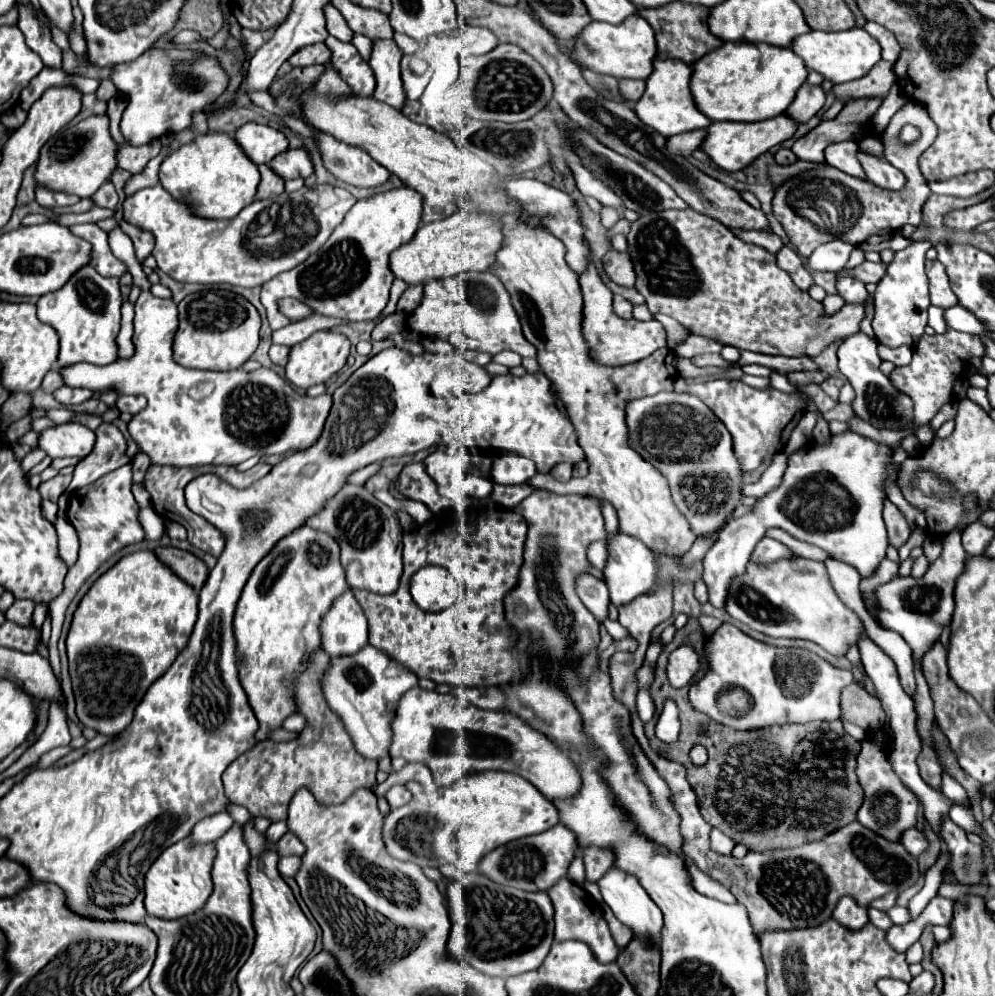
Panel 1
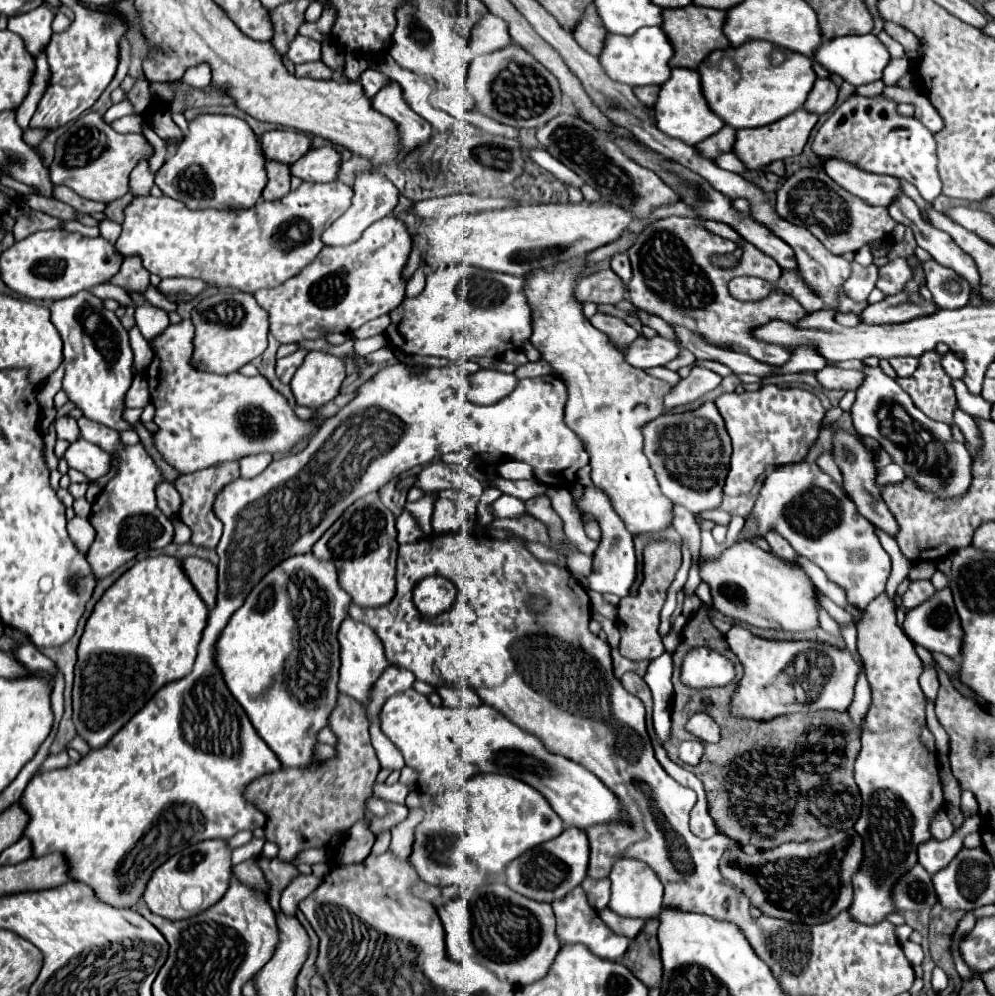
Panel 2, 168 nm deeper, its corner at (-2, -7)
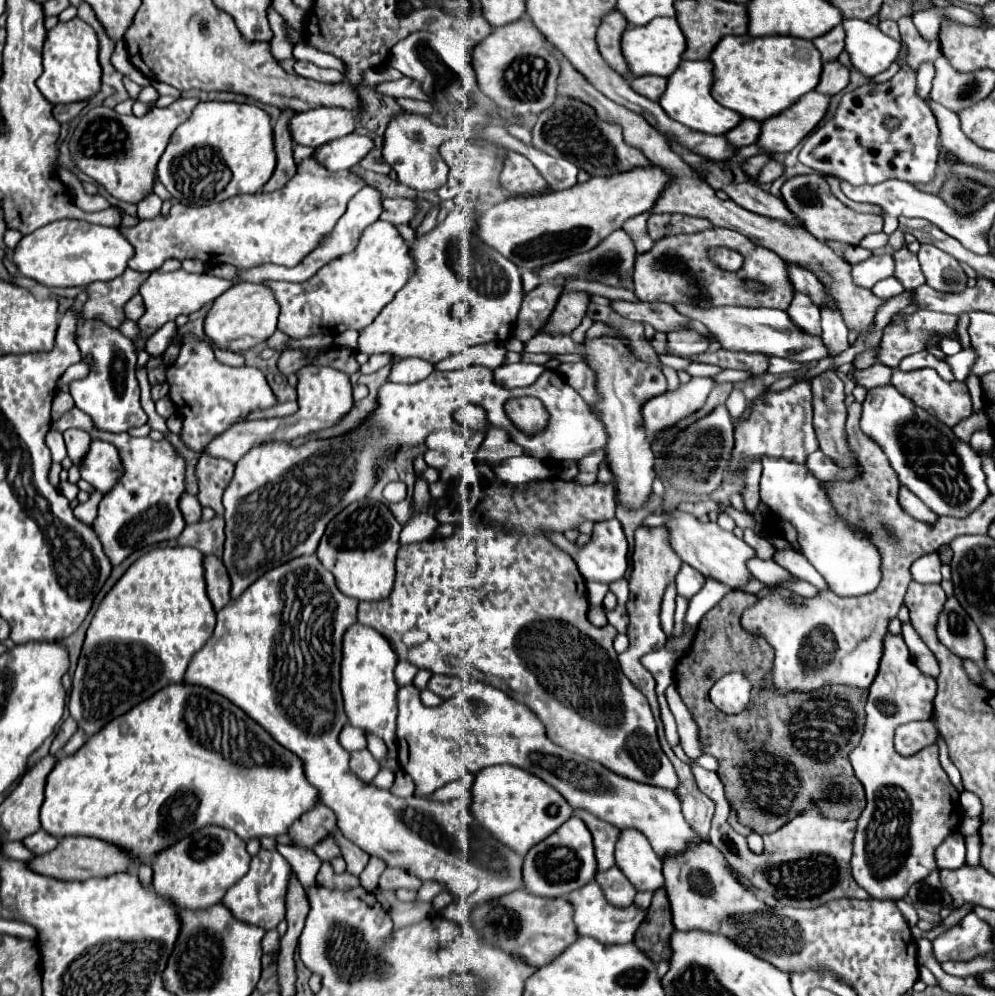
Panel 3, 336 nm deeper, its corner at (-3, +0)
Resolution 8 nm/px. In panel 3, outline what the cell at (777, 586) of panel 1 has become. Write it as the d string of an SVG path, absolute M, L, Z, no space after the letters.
M671 511L671 521L665 525L671 533L671 547L683 559L683 563L697 569L701 575L711 577L727 585L729 589L745 587L751 581L751 573L747 569L747 561L753 559L757 553L749 547L743 539L735 537L729 531L723 531L717 523L699 523L693 515L683 511Z

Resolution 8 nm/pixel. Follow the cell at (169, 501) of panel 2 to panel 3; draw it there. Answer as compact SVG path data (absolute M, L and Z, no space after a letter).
M183 493L181 499L179 499L179 509L181 509L183 519L185 519L187 525L199 523L199 517L201 517L201 505L199 505L199 501L197 501L195 495Z

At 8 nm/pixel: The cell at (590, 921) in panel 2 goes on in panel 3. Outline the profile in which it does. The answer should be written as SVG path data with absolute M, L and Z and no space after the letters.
M595 881L579 887L577 891L571 891L571 895L567 897L567 901L573 907L573 923L577 927L577 935L587 935L587 937L593 937L593 939L597 939L601 943L607 943L607 945L631 943L633 935L635 935L635 931L639 927L639 923L645 917L645 913L639 911L633 905L627 907L627 909L617 909L617 907L609 905Z

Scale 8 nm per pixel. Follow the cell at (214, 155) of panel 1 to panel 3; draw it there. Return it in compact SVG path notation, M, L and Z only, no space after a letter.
M197 103L193 115L175 129L157 165L157 177L183 205L205 205L263 189L275 169L271 117L247 103Z

